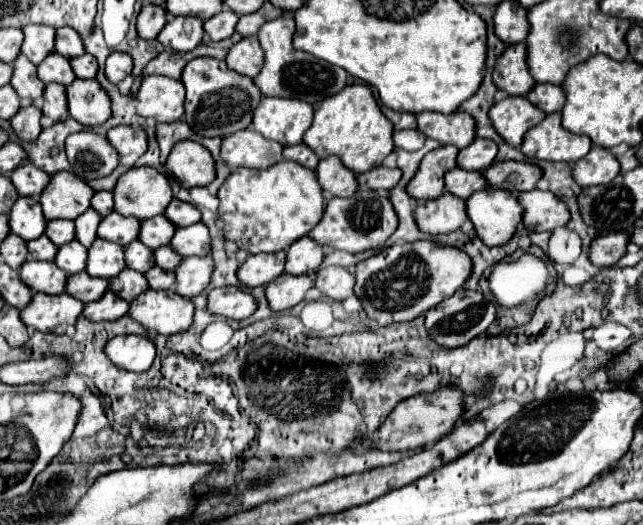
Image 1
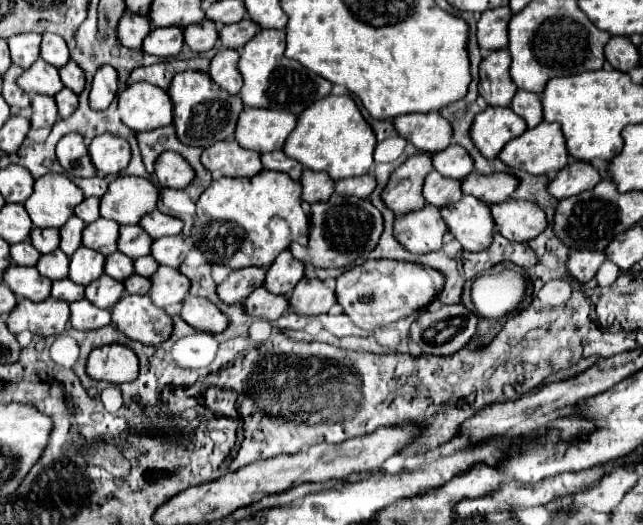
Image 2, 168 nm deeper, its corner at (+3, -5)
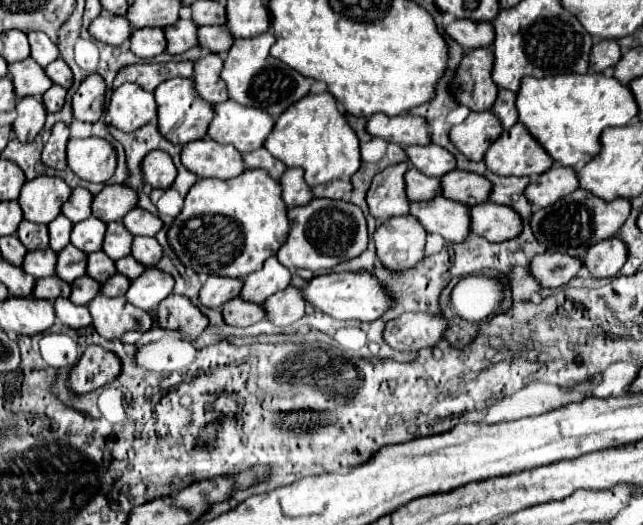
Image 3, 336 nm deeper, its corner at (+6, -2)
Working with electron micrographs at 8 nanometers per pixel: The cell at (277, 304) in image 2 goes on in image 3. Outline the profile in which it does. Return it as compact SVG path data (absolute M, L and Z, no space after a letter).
M234 298L234 300L226 302L222 306L222 314L224 314L224 322L228 326L236 326L236 328L252 326L252 324L266 318L266 310L262 304L248 302L242 298Z

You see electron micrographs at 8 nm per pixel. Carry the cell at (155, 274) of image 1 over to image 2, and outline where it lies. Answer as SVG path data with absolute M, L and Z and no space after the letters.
M133 273L131 277L127 277L123 281L123 285L125 285L125 291L127 293L137 293L137 295L145 295L149 291L149 287L151 287L149 279L147 277L141 277L137 273Z

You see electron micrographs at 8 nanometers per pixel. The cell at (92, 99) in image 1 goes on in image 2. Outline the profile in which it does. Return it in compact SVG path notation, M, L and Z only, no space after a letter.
M61 89L57 95L55 95L55 101L57 101L57 109L59 109L59 115L63 119L67 119L75 107L77 107L77 95L71 93L71 89Z

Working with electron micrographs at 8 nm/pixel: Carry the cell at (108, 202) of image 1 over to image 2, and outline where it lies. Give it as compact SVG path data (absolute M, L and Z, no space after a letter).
M87 197L81 201L81 205L77 205L75 215L79 219L83 219L85 223L93 223L95 219L99 219L99 199L97 197Z

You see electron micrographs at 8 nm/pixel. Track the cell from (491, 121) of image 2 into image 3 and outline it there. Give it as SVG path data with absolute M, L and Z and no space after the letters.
M492 110L470 112L470 116L450 130L456 148L470 160L482 160L492 142L502 134L502 122Z

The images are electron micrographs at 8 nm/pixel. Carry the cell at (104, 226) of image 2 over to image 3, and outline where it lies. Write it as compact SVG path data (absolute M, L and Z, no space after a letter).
M86 218L78 224L74 224L72 228L72 236L70 242L80 248L82 252L90 254L90 252L98 252L102 250L102 242L104 242L104 234L106 234L106 222L102 222L100 218Z

